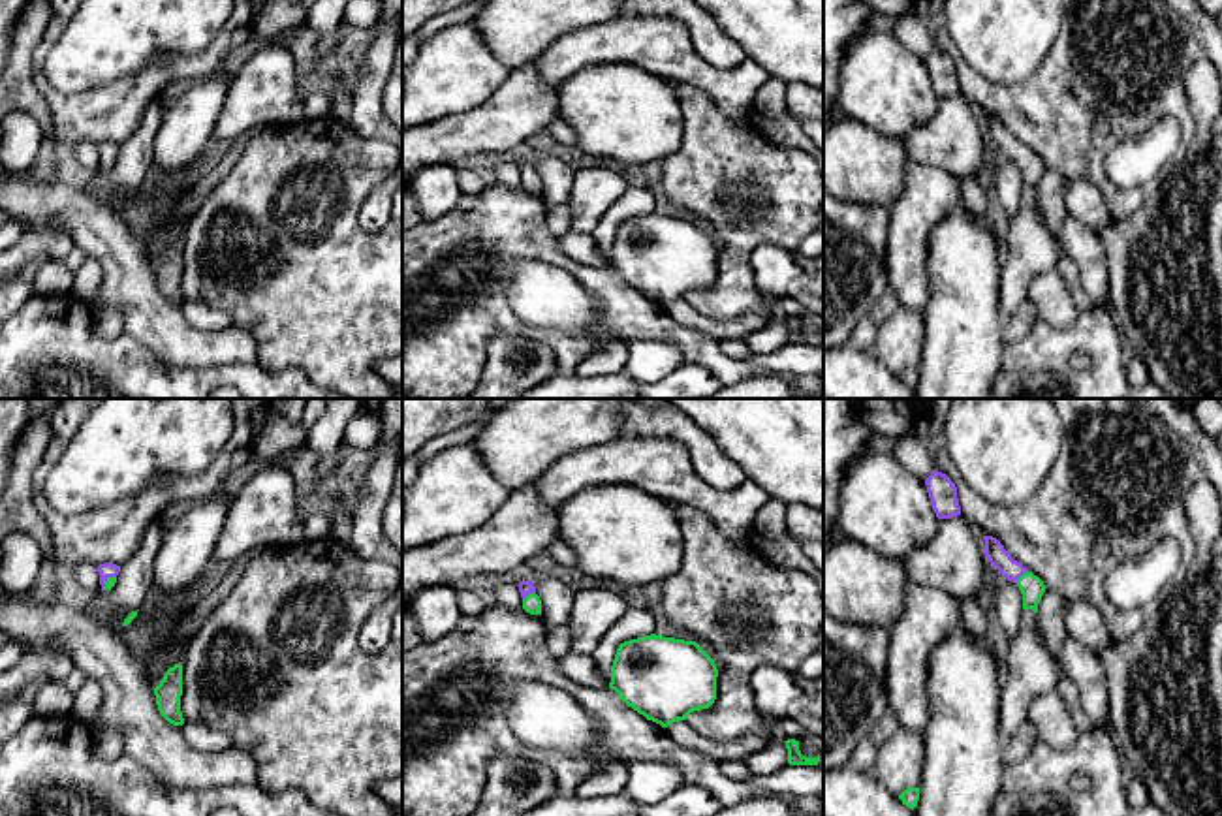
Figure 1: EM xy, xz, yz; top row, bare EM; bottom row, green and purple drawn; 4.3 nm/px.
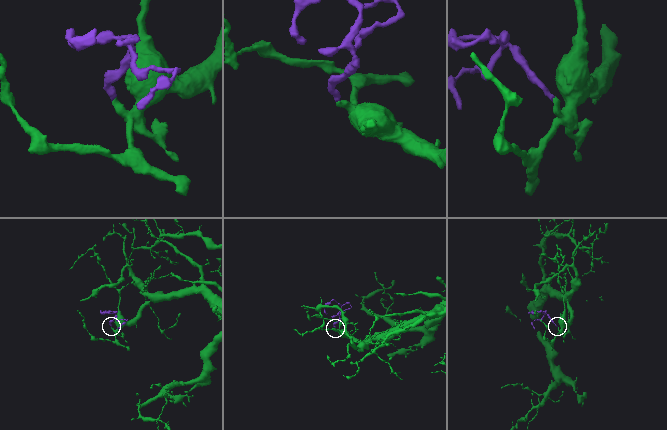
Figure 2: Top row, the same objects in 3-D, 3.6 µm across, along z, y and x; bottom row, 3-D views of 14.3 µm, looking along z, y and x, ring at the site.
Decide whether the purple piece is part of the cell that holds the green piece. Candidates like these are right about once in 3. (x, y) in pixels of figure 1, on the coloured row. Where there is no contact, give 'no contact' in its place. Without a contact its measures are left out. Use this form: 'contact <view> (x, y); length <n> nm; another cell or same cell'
contact yz (1021, 576); length 80 nm; same cell

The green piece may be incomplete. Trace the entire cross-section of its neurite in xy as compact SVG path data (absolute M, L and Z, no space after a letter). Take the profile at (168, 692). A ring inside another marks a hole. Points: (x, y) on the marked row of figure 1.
M180 662L164 673L164 679L154 688L156 705L160 714L173 726L182 726L184 718L180 713L182 696L182 666Z

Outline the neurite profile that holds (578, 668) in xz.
M568 652L556 658L560 671L573 683L590 690L607 690L609 683L602 677L592 654Z

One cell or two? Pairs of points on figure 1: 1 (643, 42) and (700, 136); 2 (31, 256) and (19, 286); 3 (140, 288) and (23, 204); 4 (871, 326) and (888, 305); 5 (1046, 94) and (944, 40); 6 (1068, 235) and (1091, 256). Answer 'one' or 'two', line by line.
1: two
2: two
3: one
4: one
5: one
6: one

